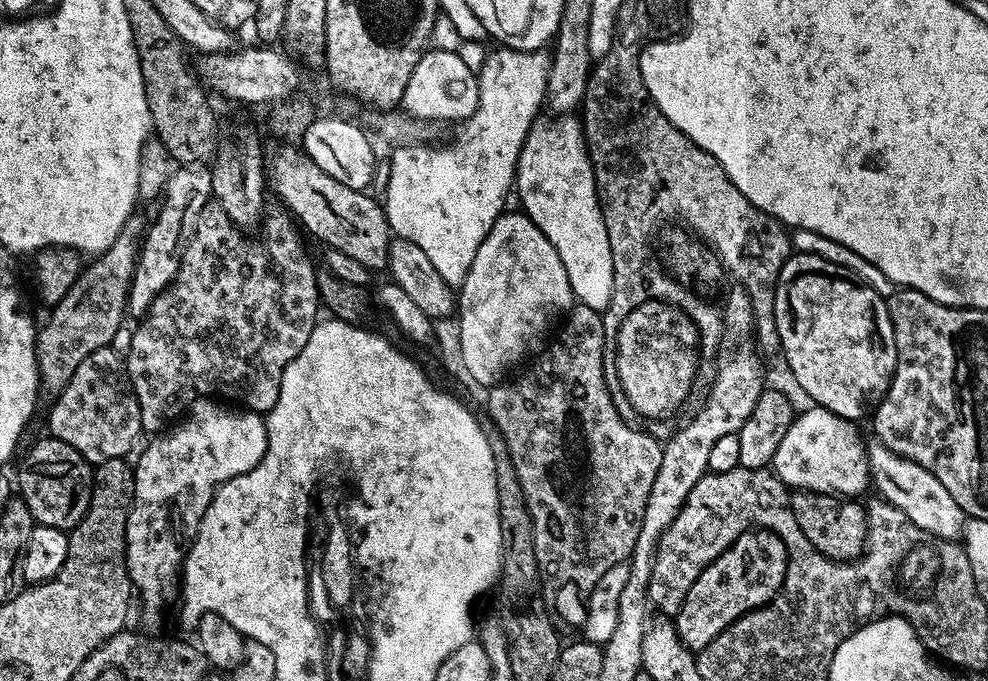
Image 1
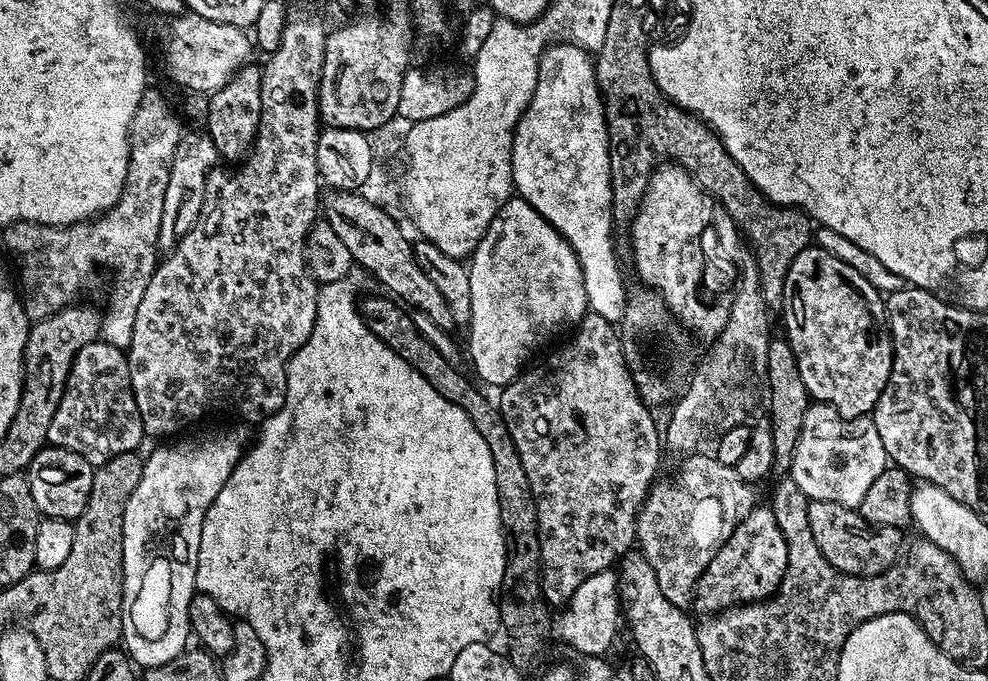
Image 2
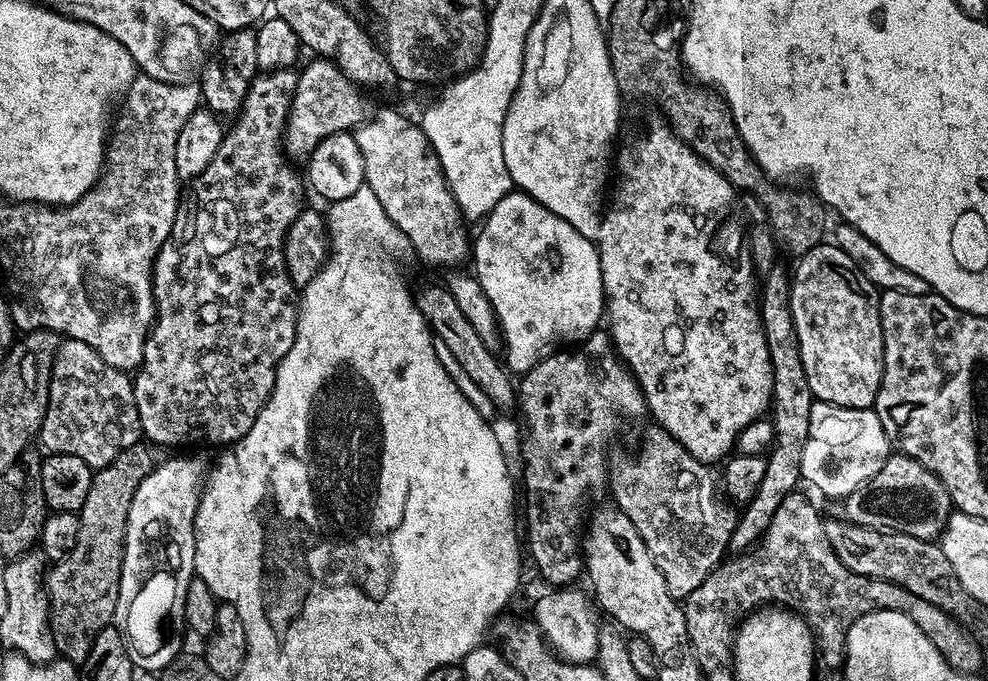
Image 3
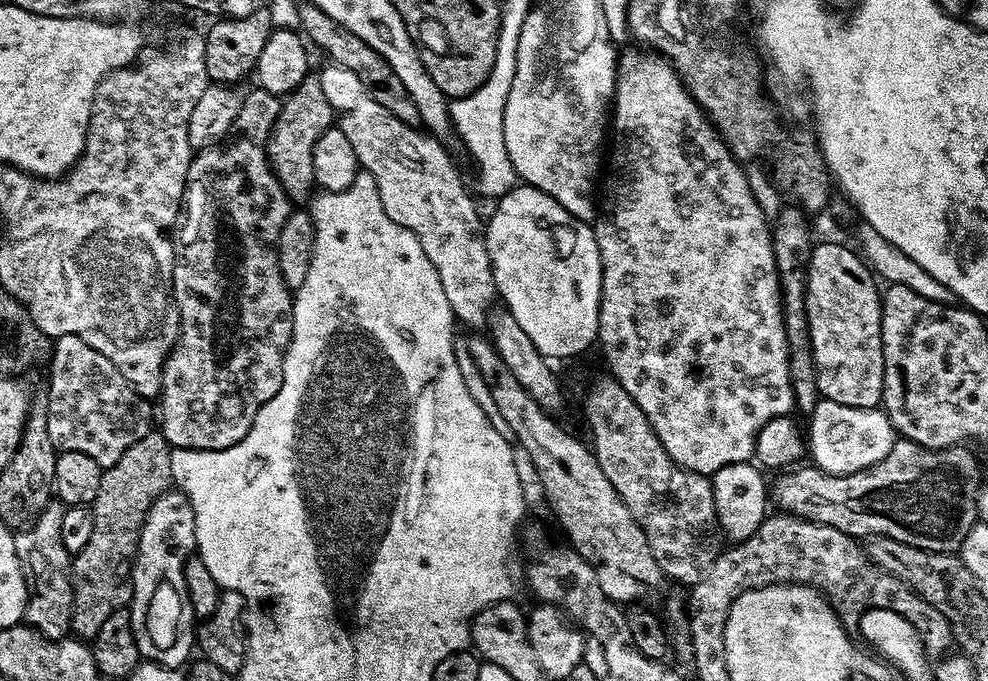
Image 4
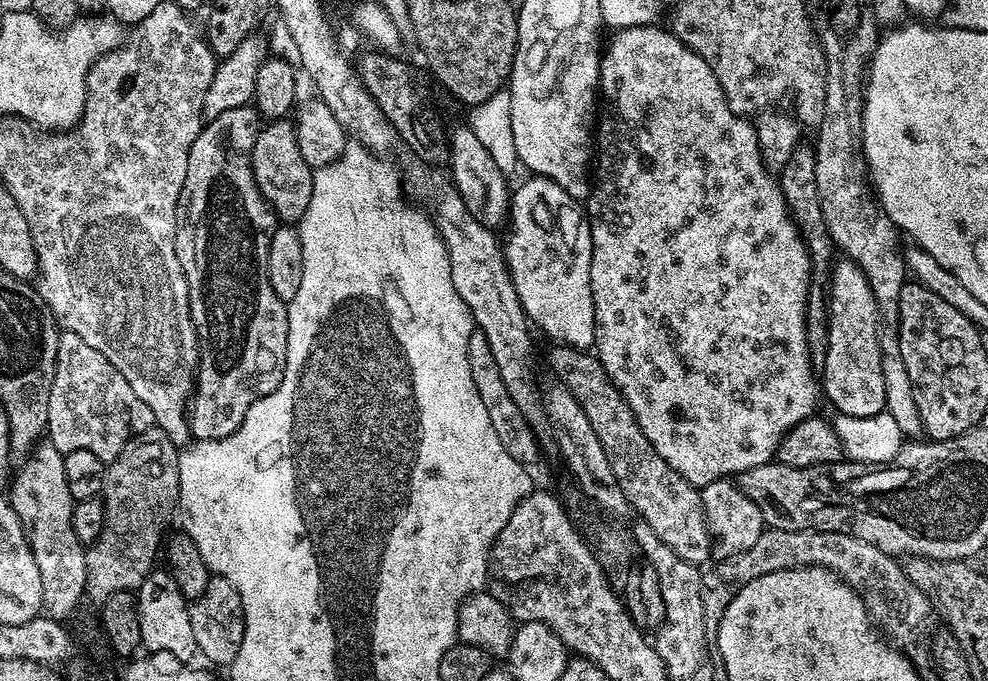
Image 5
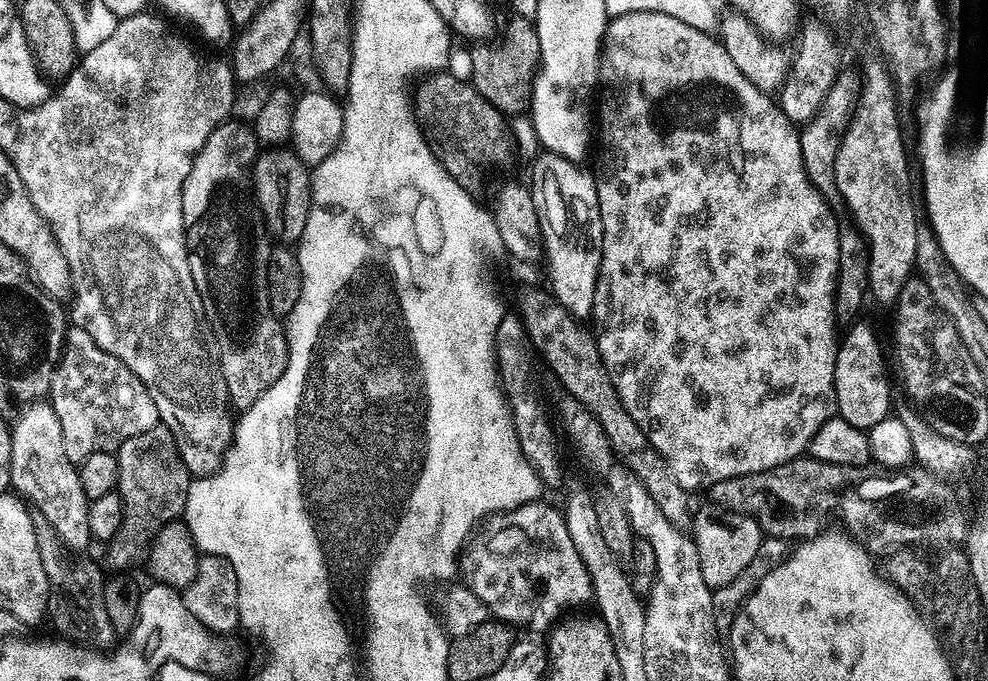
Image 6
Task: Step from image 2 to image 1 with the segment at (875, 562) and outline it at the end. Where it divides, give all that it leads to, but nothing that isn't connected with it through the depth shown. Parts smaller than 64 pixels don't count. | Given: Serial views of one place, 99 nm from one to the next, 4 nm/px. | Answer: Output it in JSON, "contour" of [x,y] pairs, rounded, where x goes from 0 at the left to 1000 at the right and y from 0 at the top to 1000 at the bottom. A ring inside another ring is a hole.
{"contour":[[[806,720],[801,724],[800,744],[805,780],[813,791],[819,793],[828,811],[841,822],[861,825],[874,809],[878,790],[878,761],[876,747],[861,733],[854,731],[847,737],[835,722],[815,722]]]}

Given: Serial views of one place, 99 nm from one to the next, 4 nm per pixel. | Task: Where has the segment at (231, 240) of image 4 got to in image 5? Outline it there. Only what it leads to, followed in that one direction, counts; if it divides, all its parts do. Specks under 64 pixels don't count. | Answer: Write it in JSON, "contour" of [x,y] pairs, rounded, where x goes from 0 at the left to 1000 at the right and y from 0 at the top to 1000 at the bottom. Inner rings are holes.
{"contour":[[[254,151],[241,156],[237,162],[229,162],[226,167],[214,172],[203,188],[200,203],[196,203],[196,214],[192,214],[192,238],[190,254],[186,269],[188,298],[184,305],[184,327],[178,344],[178,372],[180,385],[188,402],[190,430],[192,432],[192,455],[194,471],[198,480],[198,492],[202,495],[202,539],[198,549],[198,568],[196,571],[196,595],[198,593],[198,611],[191,615],[191,636],[202,649],[226,649],[230,640],[237,637],[241,626],[247,617],[249,602],[257,590],[261,590],[266,581],[272,581],[285,561],[289,543],[289,514],[291,512],[291,448],[281,432],[277,432],[277,420],[273,420],[273,402],[271,401],[271,374],[273,373],[273,349],[281,333],[281,325],[275,304],[267,295],[267,288],[261,279],[257,250],[255,248],[255,222],[259,200],[265,186],[265,172]]]}

